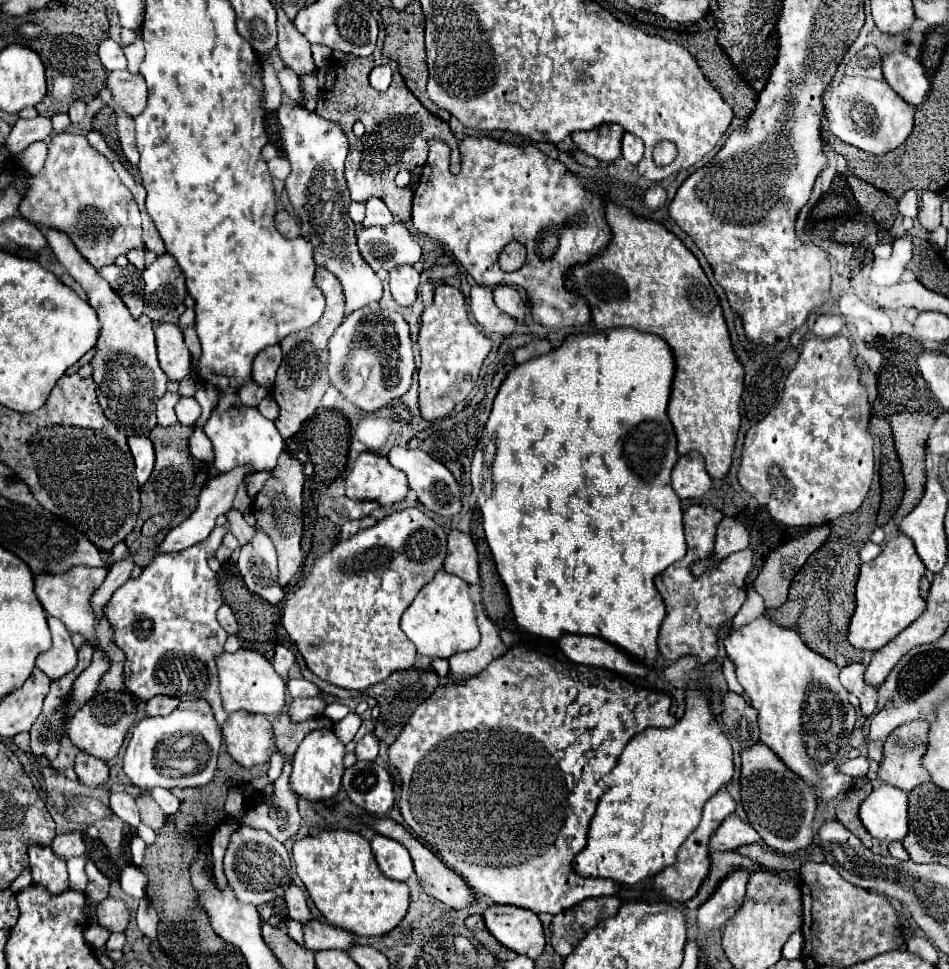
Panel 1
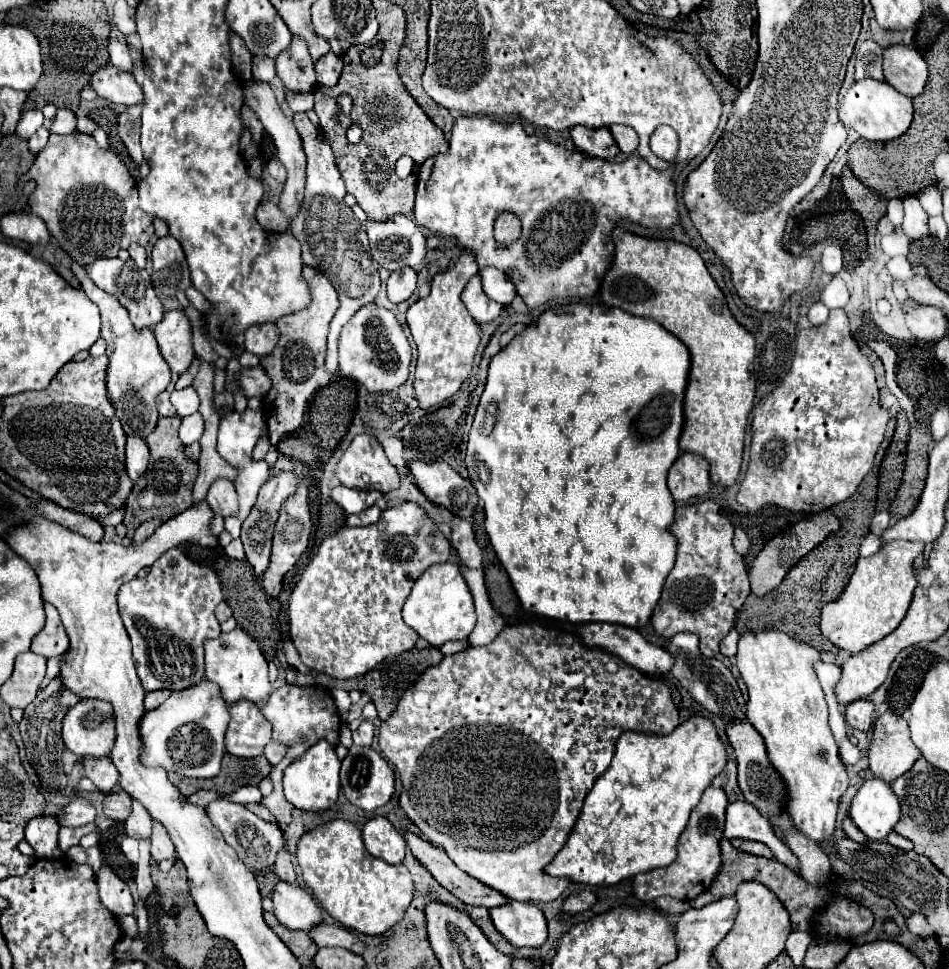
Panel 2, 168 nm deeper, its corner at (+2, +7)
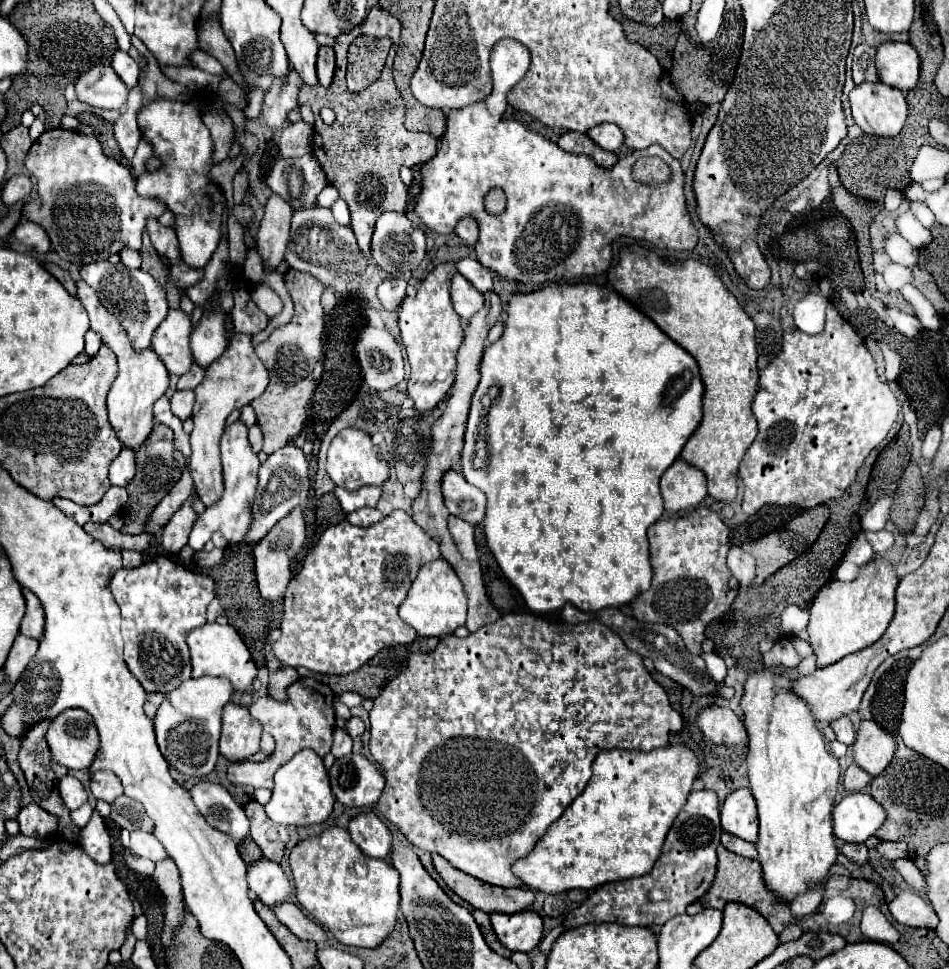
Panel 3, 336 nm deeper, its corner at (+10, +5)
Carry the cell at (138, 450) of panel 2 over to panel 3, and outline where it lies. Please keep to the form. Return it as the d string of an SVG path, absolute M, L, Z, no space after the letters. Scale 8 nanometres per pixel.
M122 447L120 455L112 461L110 465L110 483L118 487L126 487L130 479L134 477L136 471L136 461L134 461L134 451L128 451L128 447Z

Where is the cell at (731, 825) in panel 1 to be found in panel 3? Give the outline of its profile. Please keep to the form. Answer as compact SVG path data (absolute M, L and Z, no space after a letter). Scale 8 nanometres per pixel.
M748 787L730 793L722 805L724 831L754 843L758 839L758 811L754 795Z

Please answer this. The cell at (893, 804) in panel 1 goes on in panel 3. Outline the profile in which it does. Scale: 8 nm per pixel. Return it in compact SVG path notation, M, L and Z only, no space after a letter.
M868 793L846 795L832 811L834 837L844 843L864 843L884 823L884 809Z

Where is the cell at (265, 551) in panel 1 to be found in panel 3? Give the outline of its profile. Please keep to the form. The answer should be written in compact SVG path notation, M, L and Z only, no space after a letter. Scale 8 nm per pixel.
M286 445L278 451L274 451L262 465L260 465L260 473L258 473L258 491L256 491L256 503L254 503L254 519L256 523L252 523L252 531L246 535L244 543L256 543L260 541L272 525L276 525L280 519L284 519L294 507L302 505L308 499L310 493L310 477L308 477L308 461L302 453L302 449L298 449L296 445Z

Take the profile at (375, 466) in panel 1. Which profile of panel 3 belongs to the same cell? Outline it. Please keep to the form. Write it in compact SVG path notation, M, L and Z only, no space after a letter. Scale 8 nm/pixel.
M344 429L332 439L328 449L326 471L334 485L350 491L360 489L364 485L382 485L388 479L388 463L380 457L380 451L372 443L370 435L360 429Z

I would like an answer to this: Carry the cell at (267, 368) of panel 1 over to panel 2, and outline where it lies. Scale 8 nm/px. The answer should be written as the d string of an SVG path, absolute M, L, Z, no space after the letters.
M258 325L244 333L244 349L258 357L264 357L274 351L278 343L278 327L272 325Z

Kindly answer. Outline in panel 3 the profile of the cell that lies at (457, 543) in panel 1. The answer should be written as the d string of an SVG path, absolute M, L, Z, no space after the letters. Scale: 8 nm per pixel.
M450 517L448 519L448 529L454 537L454 543L458 547L458 551L464 555L464 559L468 561L476 561L478 559L478 551L476 551L476 541L474 541L474 527L458 517Z

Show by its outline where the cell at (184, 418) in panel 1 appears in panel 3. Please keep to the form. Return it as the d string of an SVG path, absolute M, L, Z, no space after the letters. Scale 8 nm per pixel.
M176 391L172 395L170 403L172 403L172 413L184 421L184 419L188 419L192 415L194 391Z

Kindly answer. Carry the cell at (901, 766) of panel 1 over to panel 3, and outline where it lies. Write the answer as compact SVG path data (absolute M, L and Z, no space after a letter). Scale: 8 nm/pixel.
M862 721L856 731L856 741L852 745L854 761L872 777L880 775L884 767L892 761L896 741L890 733L876 725L876 721Z

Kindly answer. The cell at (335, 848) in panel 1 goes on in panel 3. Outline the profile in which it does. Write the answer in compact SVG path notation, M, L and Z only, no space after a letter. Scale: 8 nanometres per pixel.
M330 827L320 837L308 837L300 841L290 853L290 869L292 883L296 889L296 901L312 915L316 923L328 929L340 943L350 947L378 947L396 925L398 917L398 875L396 869L384 859L370 858L360 851L356 843L352 843L346 829Z

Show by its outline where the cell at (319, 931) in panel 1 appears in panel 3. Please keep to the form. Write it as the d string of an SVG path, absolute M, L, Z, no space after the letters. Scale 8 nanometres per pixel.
M266 857L250 863L246 877L248 877L248 887L268 907L278 903L278 899L288 899L288 895L292 893L290 879L282 871L282 867Z

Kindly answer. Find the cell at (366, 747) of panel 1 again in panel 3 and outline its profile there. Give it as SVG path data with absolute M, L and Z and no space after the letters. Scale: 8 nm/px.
M350 717L350 719L346 721L346 733L348 733L350 737L362 735L362 733L364 733L364 721L362 721L360 717Z

